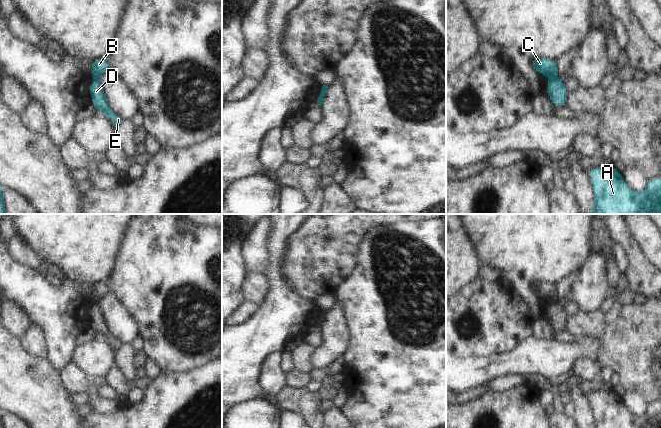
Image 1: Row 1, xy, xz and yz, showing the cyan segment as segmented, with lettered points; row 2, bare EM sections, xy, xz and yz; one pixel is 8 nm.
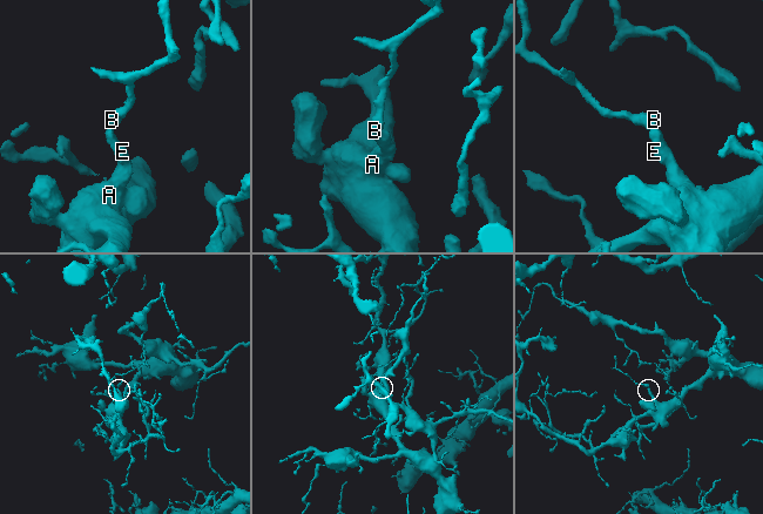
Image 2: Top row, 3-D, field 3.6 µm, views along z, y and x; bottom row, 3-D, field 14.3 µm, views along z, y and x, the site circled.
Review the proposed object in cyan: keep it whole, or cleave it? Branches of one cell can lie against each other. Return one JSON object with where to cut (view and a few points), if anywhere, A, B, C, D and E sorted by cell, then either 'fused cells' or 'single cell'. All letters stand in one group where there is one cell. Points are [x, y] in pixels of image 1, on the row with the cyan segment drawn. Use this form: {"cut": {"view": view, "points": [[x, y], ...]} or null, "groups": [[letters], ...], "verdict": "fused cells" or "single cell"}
{"cut": {"view": "yz", "points": [[557, 78], [551, 81]]}, "groups": [["A", "D", "E"], ["B", "C"]], "verdict": "fused cells"}

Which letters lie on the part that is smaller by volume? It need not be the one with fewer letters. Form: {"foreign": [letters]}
{"foreign": ["B", "C"]}

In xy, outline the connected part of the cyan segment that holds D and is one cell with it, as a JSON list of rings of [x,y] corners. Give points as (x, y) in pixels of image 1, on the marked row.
[[[94,79],[89,86],[89,94],[92,97],[91,103],[97,108],[98,112],[105,112],[105,118],[112,118],[114,127],[118,127],[122,118],[117,116],[111,109],[103,86],[99,80]]]

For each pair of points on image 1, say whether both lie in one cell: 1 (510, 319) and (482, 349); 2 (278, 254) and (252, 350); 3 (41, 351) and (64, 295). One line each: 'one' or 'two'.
1: one
2: one
3: two

